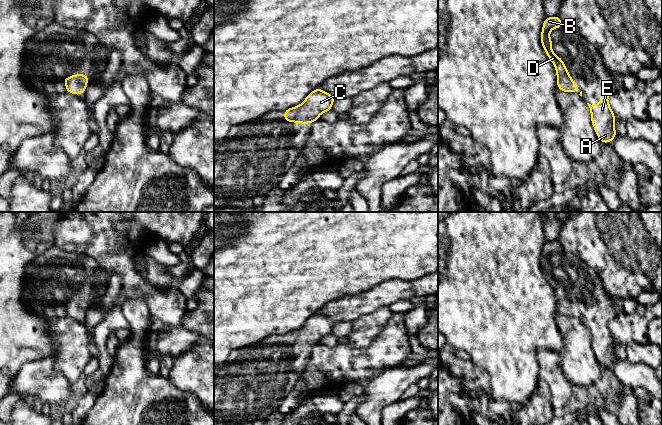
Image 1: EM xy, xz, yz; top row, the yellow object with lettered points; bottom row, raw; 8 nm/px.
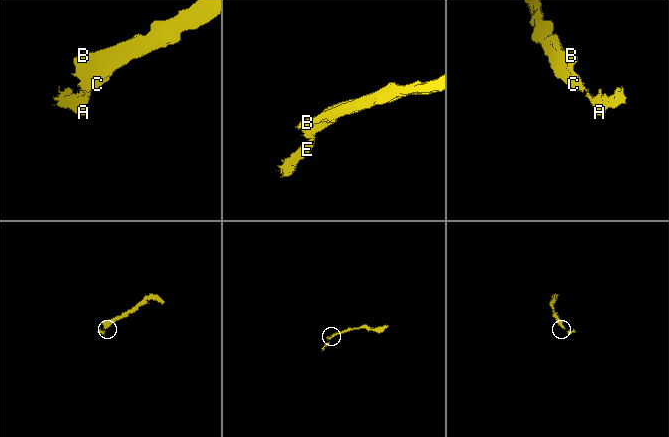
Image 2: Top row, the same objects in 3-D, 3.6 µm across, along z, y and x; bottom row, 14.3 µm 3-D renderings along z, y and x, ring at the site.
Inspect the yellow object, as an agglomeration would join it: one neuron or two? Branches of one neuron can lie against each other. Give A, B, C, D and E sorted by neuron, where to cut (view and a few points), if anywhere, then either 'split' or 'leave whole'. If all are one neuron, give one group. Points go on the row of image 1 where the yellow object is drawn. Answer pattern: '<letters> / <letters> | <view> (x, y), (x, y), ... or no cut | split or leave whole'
A B C D E | no cut | leave whole

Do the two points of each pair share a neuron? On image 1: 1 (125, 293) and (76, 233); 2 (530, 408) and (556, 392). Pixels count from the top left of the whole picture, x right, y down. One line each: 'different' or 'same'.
1: same
2: different

